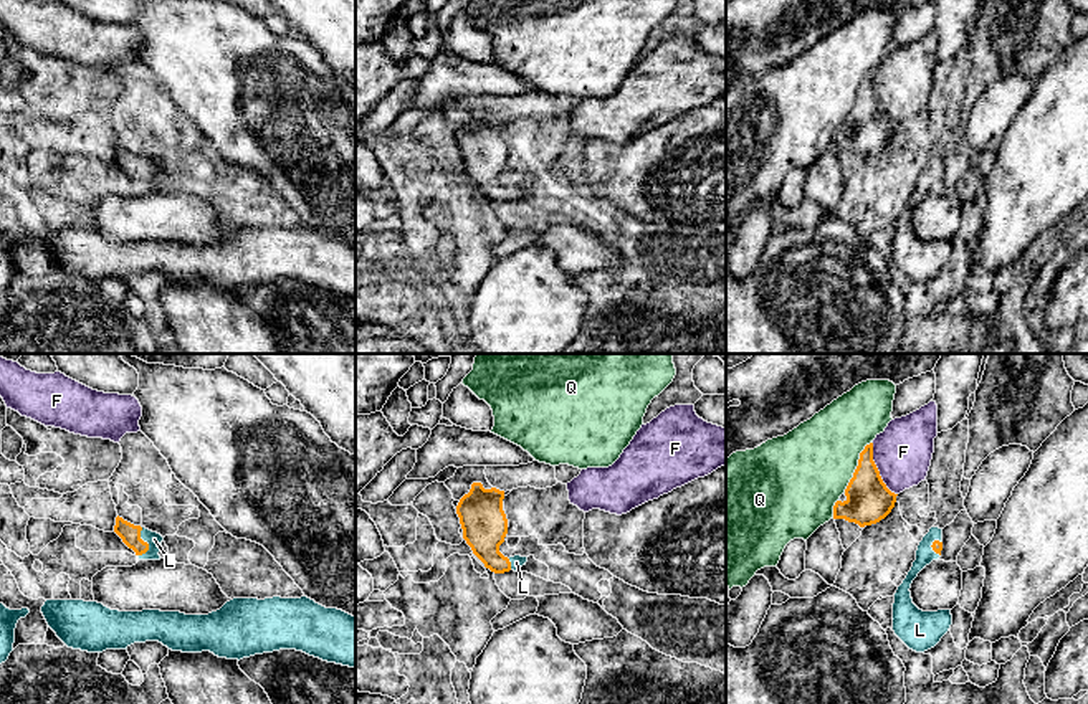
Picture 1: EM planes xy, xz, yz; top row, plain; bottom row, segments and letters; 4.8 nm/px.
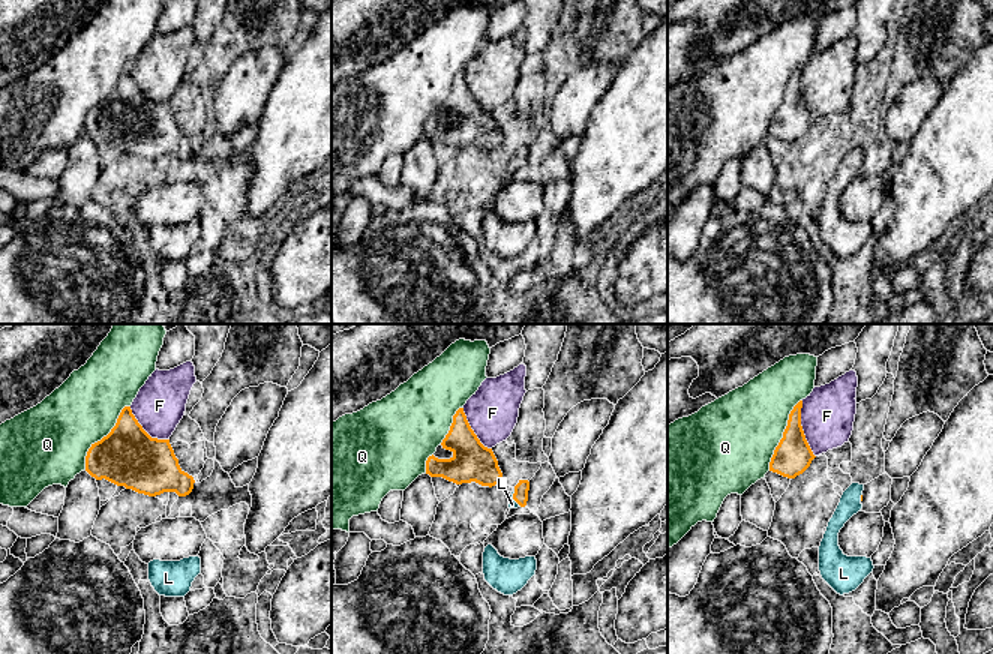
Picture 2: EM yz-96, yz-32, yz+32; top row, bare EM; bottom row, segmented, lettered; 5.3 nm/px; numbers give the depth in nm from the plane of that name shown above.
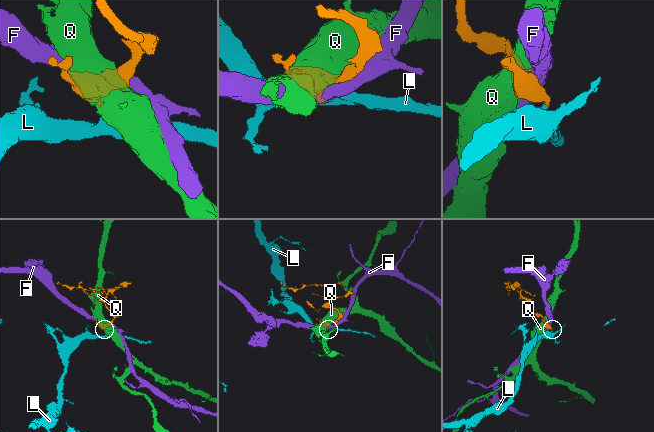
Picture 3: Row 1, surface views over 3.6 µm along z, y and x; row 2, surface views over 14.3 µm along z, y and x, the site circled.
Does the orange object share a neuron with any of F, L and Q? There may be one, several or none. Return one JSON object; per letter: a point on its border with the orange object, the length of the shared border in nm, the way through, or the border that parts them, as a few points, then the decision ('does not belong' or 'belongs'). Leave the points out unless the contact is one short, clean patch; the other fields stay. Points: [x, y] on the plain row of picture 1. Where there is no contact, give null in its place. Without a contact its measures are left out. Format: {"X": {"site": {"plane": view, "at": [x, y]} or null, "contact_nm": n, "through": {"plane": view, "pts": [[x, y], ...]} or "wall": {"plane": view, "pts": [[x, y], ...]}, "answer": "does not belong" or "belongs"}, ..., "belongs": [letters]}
{"F": {"site": {"plane": "yz", "at": [877, 99]}, "contact_nm": 280, "answer": "does not belong"}, "L": {"site": {"plane": "xy", "at": [147, 174]}, "contact_nm": 150, "through": {"plane": "xy", "pts": [[131, 164], [147, 174], [154, 169]]}, "answer": "belongs"}, "Q": {"site": {"plane": "yz", "at": [857, 96]}, "contact_nm": 280, "answer": "does not belong"}, "belongs": ["L"]}

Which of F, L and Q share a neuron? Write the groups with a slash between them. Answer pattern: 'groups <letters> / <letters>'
groups F / L / Q

